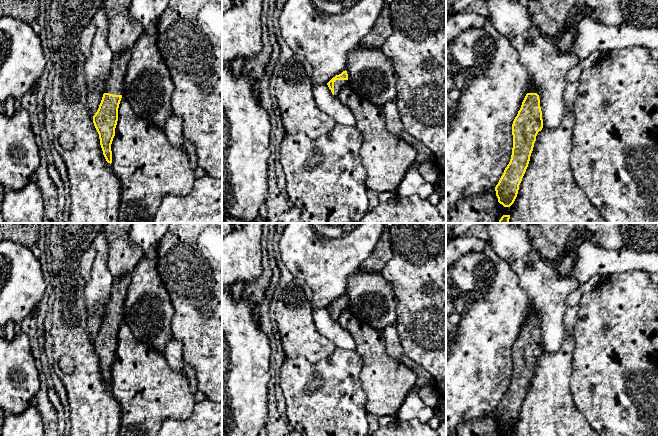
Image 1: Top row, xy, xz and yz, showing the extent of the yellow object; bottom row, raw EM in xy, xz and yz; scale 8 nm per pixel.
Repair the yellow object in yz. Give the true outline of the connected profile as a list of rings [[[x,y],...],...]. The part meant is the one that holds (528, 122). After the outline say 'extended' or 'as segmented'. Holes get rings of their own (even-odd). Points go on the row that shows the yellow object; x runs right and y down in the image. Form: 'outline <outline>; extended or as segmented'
outline [[[529,79],[527,94],[512,124],[513,148],[509,164],[495,187],[498,202],[510,207],[528,167],[536,136],[543,128],[537,90]]]; extended

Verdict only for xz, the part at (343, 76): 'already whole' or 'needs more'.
needs more

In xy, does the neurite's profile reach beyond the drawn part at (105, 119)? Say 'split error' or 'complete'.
split error

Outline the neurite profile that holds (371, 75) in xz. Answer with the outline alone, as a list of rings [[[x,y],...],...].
[[[358,46],[350,51],[346,71],[348,86],[361,98],[382,107],[396,101],[396,71],[380,48]]]

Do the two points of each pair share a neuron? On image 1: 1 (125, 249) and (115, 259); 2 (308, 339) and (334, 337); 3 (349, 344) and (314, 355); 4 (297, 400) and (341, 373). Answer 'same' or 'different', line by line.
1: same
2: different
3: different
4: same

